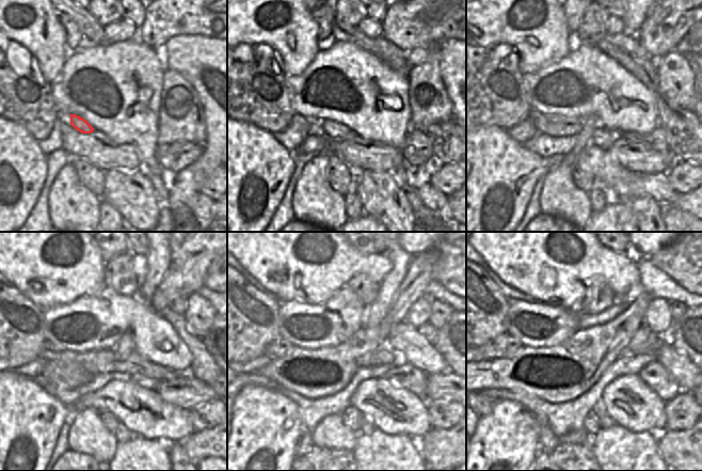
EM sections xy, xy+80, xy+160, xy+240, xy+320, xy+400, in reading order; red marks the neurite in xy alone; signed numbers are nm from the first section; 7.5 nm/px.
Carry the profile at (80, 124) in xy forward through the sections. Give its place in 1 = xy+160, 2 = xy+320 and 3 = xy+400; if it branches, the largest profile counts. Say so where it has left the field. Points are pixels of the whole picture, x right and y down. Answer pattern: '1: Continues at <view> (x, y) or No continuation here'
1: Continues at xy+160 (603, 138)
2: Continues at xy+320 (408, 377)
3: Continues at xy+400 (654, 375).

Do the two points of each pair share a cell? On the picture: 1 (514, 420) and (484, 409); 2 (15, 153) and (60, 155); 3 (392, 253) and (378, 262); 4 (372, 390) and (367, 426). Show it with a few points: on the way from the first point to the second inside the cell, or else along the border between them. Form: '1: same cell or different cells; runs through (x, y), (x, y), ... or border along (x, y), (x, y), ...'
1: different cells; border along (497, 398), (492, 409), (487, 414), (480, 415)
2: different cells; border along (47, 155), (47, 176), (44, 179)
3: different cells; border along (385, 253), (392, 263), (388, 273)
4: different cells; border along (361, 412), (376, 427)

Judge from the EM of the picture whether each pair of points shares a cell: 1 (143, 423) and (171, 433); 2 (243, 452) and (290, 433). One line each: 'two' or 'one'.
1: one
2: one

